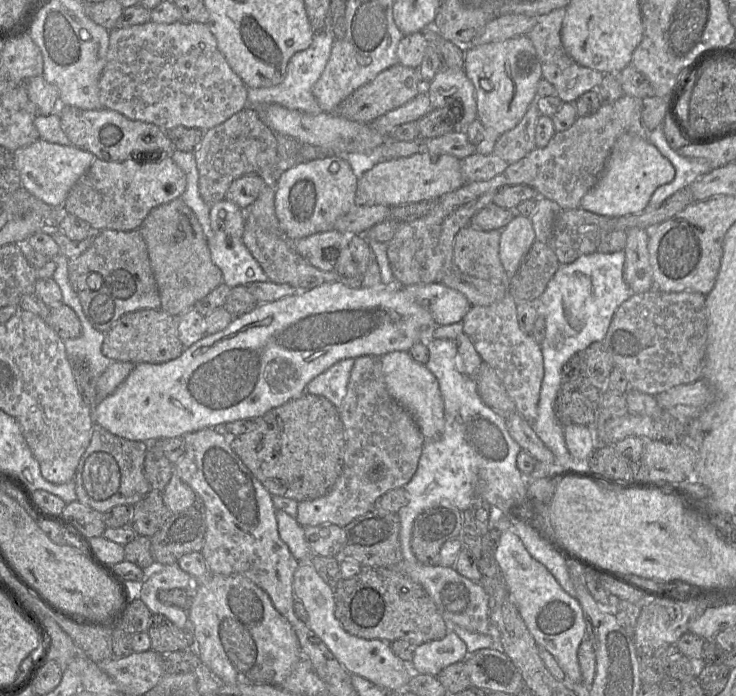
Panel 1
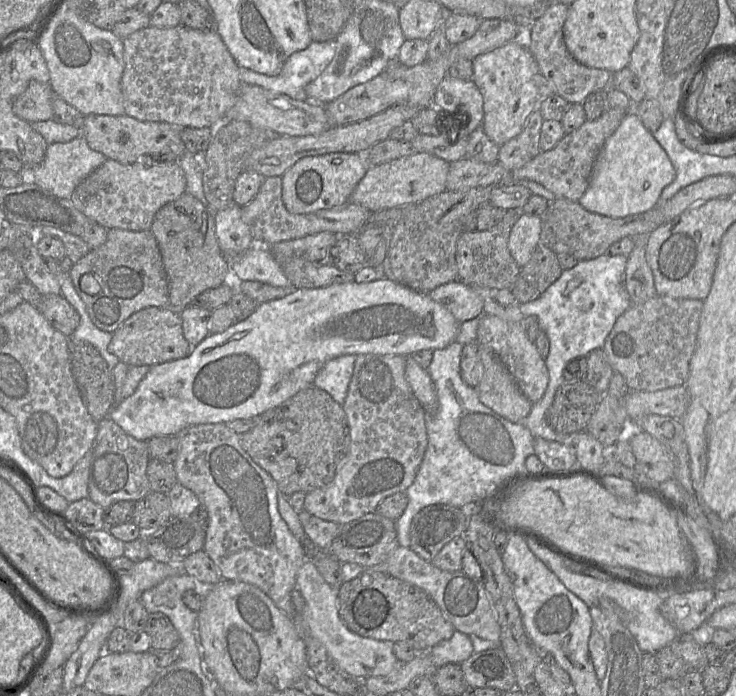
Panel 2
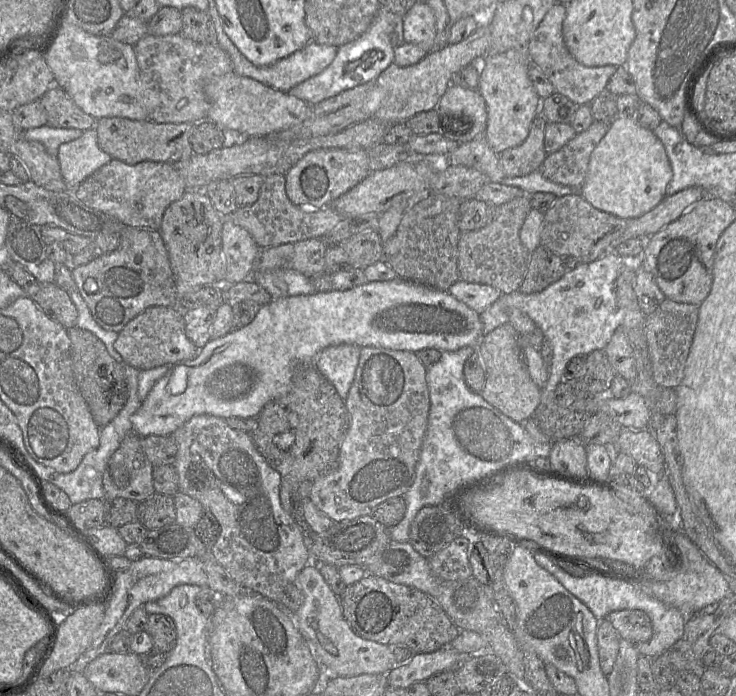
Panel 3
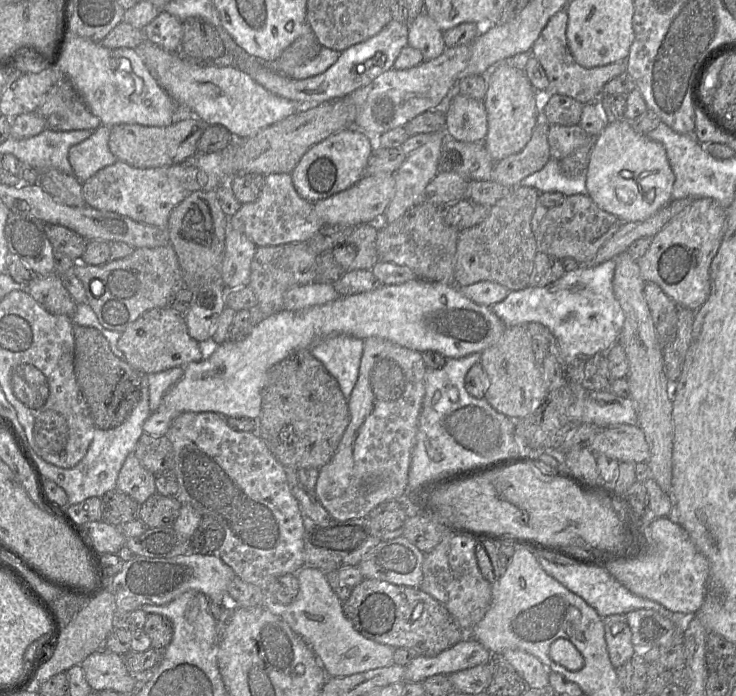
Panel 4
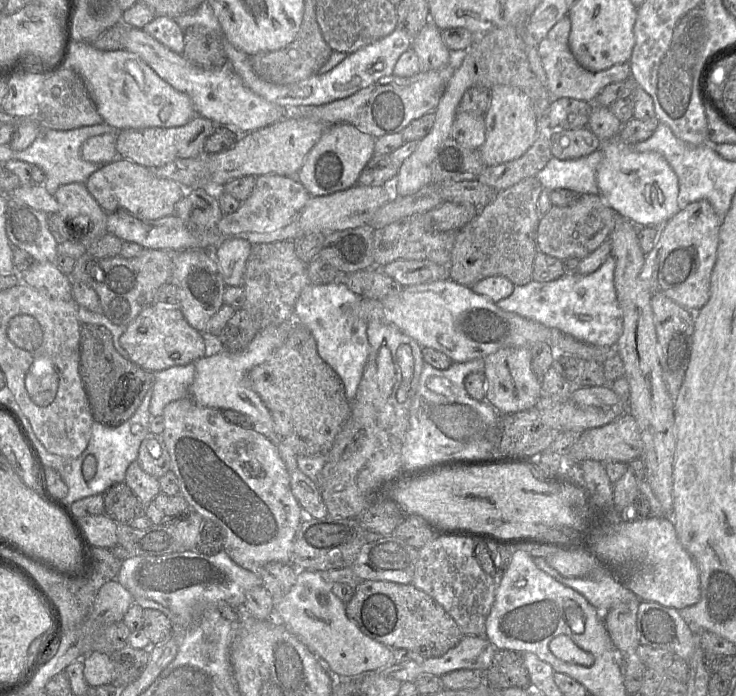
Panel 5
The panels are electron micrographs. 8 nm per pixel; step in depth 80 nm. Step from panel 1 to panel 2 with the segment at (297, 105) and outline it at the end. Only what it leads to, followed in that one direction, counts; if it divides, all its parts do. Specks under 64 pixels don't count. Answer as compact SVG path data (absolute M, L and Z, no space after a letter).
M312 41L304 50L292 53L275 76L239 67L242 84L260 86L296 100L307 100L305 86L314 81L333 59L336 41Z

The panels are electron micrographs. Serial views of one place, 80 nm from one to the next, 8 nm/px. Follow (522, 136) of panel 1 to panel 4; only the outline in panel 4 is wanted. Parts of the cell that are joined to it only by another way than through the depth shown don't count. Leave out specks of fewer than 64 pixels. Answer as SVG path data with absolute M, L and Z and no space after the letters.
M537 123L521 151L495 162L491 180L514 188L521 180L542 169L551 159L548 127L548 123Z

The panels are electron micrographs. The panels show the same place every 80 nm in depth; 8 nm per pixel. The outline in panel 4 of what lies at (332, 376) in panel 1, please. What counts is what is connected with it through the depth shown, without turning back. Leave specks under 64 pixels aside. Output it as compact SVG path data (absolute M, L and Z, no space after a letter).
M335 334L316 341L310 350L326 370L337 380L348 401L358 379L364 340Z

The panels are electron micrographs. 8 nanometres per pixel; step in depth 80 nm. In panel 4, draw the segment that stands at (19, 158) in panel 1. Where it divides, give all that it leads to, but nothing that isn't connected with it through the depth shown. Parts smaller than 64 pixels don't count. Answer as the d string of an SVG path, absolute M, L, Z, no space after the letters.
M100 125L90 137L72 146L68 159L73 175L84 183L102 168L112 165L118 159L109 149L111 127Z

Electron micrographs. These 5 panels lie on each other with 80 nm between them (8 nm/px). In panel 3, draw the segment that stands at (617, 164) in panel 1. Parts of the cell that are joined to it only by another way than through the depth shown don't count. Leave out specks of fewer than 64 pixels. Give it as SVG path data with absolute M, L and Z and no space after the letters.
M617 116L591 154L580 194L601 211L633 219L646 214L665 198L672 177L666 149L653 131L640 126L632 117Z

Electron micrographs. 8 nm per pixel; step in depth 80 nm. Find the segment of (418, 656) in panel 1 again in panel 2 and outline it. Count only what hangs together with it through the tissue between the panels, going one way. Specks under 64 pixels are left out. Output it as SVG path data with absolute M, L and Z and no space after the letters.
M455 630L450 639L438 643L427 652L419 653L428 653L438 669L446 664L462 663L474 653L474 650L469 636Z

